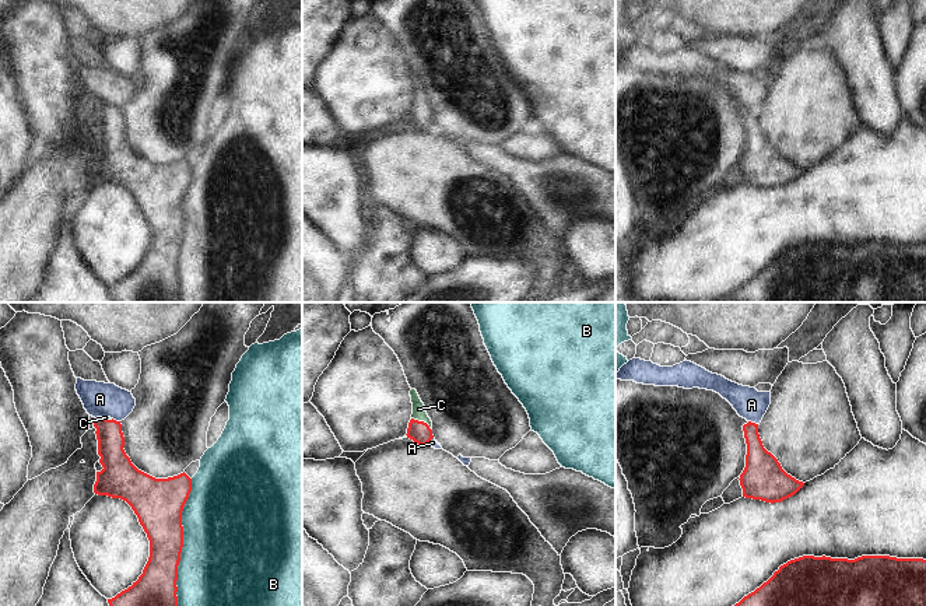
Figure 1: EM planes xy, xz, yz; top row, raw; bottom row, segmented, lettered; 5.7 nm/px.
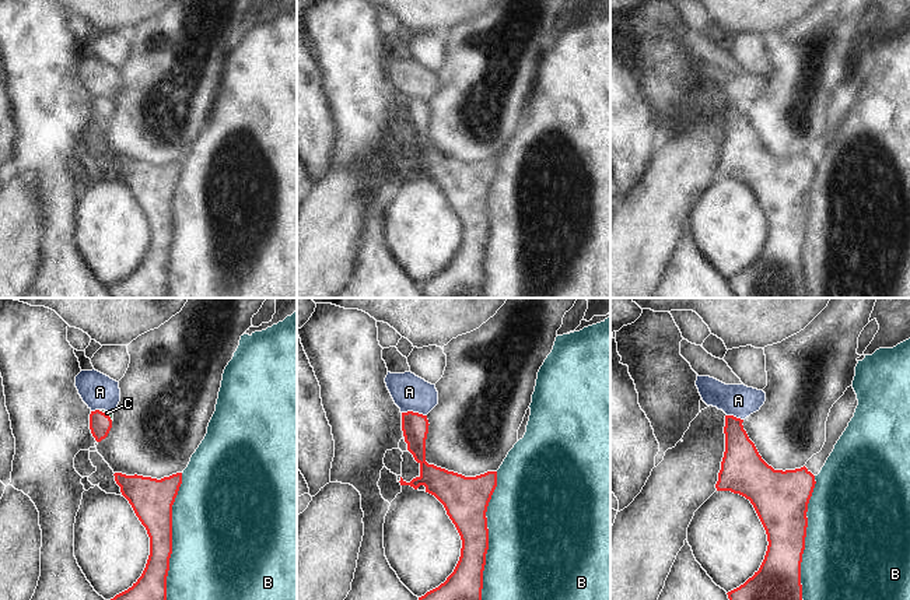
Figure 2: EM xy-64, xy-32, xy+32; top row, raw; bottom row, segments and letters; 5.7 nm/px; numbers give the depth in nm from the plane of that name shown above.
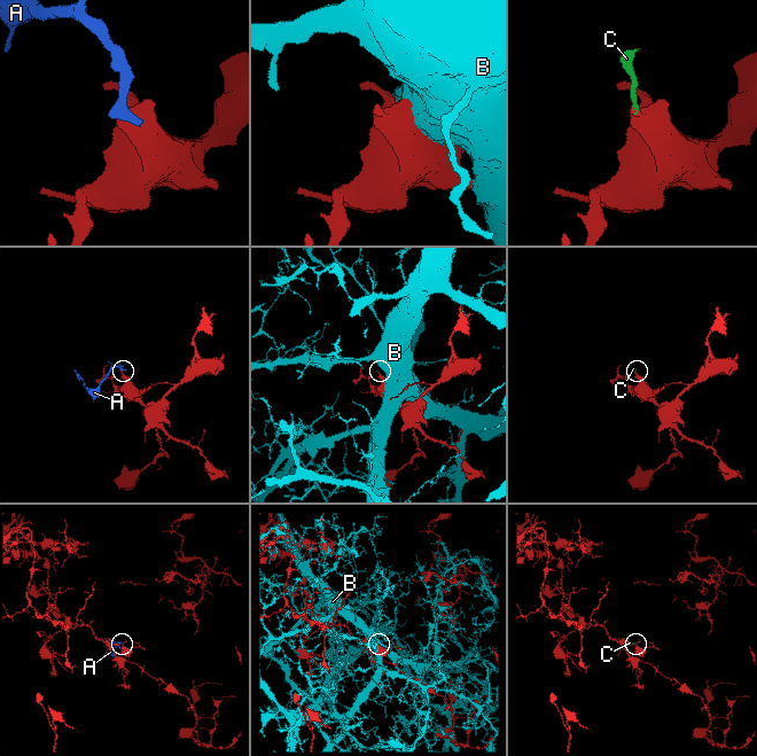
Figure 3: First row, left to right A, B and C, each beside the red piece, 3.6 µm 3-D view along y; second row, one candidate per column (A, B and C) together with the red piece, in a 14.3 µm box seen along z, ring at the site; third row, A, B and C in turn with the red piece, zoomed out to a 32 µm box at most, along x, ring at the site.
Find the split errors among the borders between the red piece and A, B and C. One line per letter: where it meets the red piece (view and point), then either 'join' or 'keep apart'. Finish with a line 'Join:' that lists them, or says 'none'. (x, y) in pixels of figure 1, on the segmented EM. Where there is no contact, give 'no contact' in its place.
A: meets red in xy at (100, 417); keep apart
B: meets red in xy at (182, 542); keep apart
C: meets red in xz at (421, 421); join
Join: C

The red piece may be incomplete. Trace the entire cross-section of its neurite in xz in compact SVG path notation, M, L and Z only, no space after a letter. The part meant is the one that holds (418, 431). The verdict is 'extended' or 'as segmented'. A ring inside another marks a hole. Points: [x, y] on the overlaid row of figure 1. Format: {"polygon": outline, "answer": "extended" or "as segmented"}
{"polygon": "M415 389L410 390L413 414L407 428L407 438L413 439L418 445L427 445L432 438L432 421L425 411L425 406L421 402Z", "answer": "extended"}

